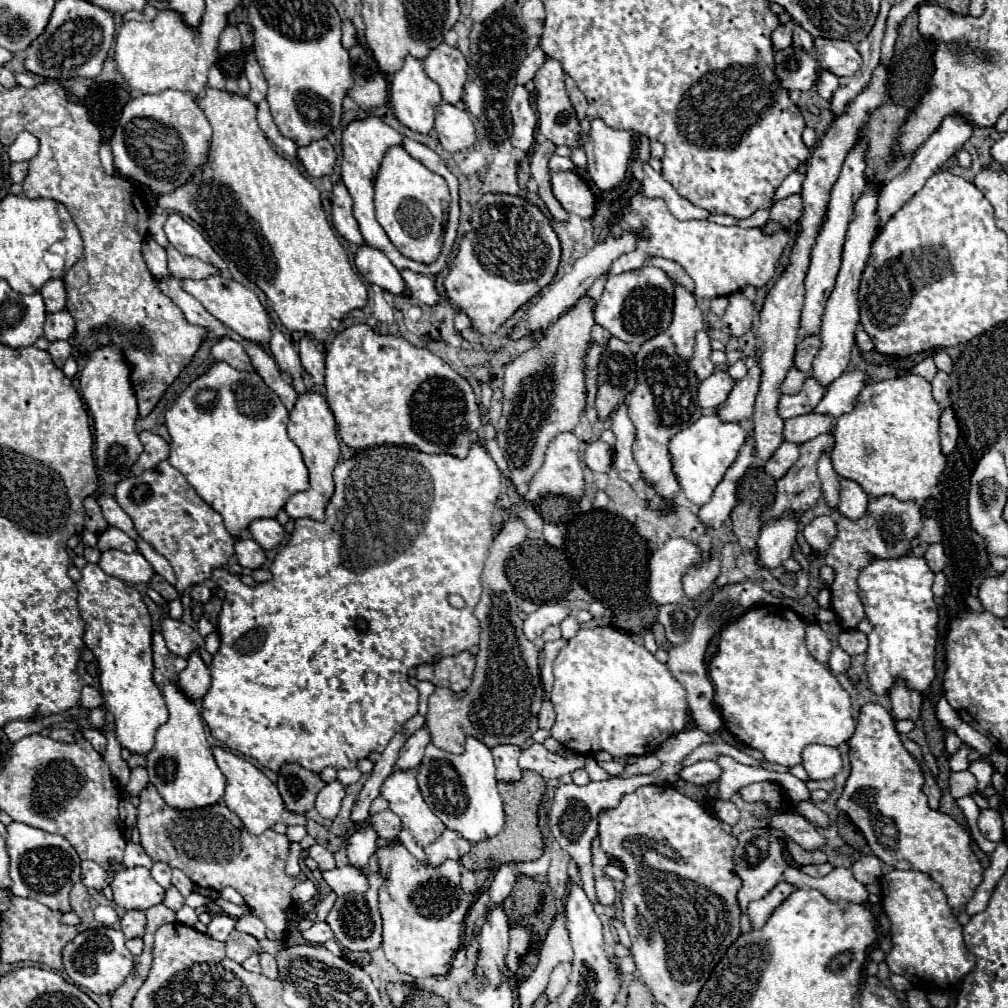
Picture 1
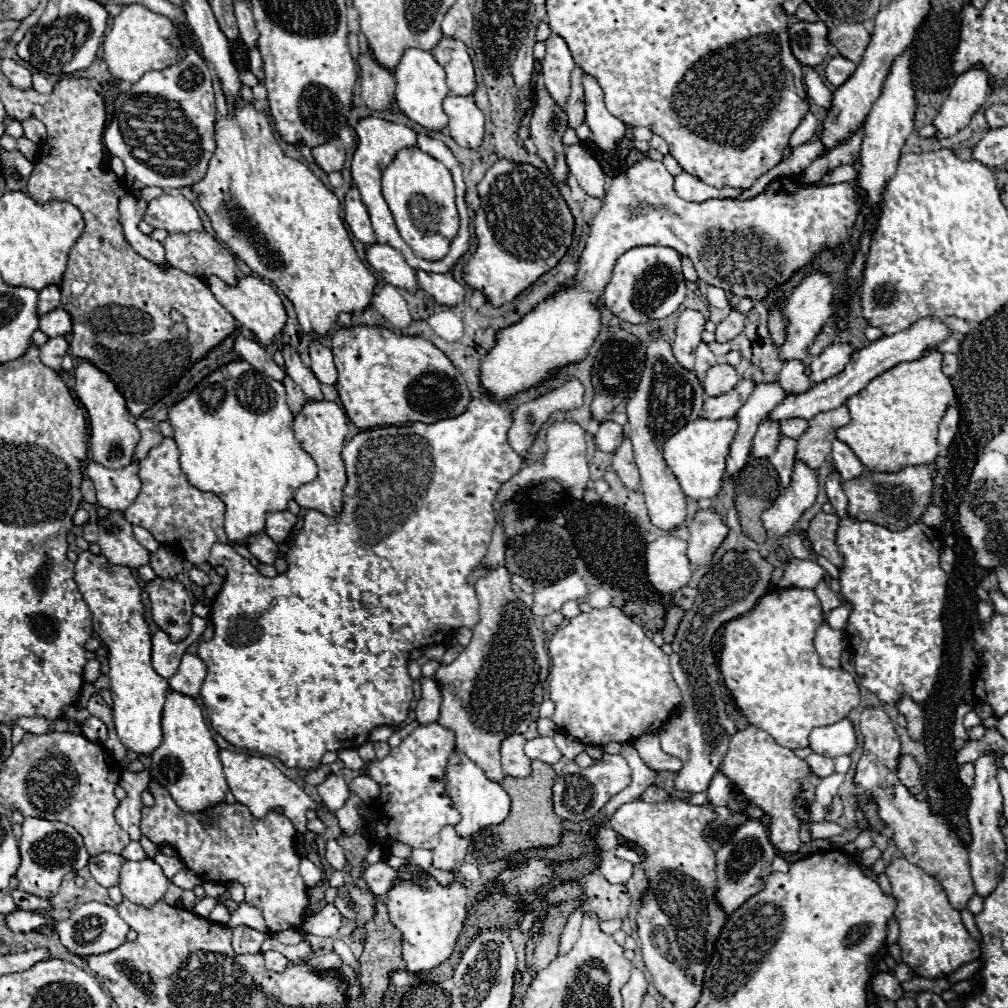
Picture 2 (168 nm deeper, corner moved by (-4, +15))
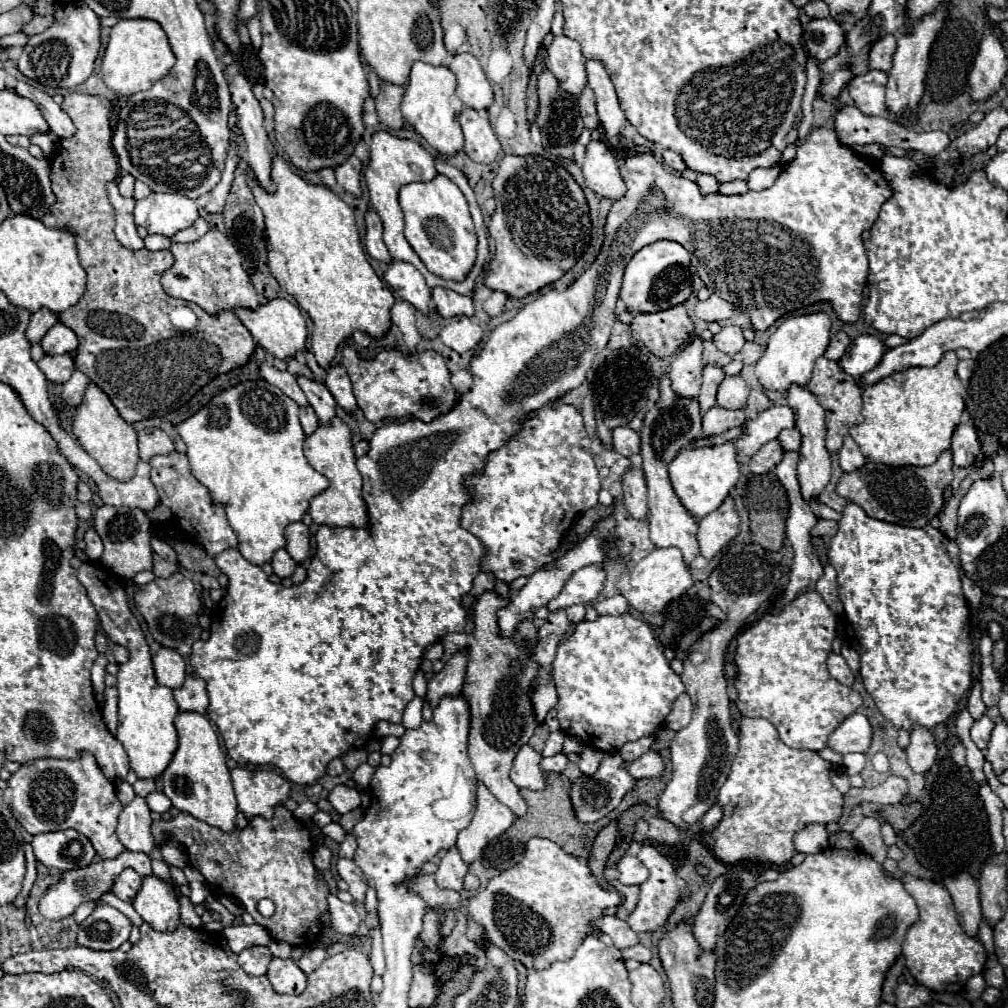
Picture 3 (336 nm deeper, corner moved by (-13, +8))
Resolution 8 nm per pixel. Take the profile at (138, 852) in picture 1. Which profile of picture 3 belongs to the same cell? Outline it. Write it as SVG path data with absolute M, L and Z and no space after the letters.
M124 851L120 853L116 859L106 859L106 861L96 861L92 863L90 867L84 867L84 869L72 869L72 871L64 871L64 877L60 879L60 883L56 887L50 887L50 891L42 897L40 901L40 913L46 917L46 919L62 919L62 917L68 917L76 911L76 907L82 903L82 901L88 901L88 899L94 899L98 901L102 893L110 891L116 875L126 869L126 867L132 867L138 875L150 875L152 869L150 869L150 857L146 853L134 853L134 851Z

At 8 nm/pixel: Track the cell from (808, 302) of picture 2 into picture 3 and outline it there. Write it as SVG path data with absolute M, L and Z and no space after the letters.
M824 311L802 315L802 317L788 317L776 333L770 337L762 359L756 363L756 377L766 389L786 391L792 383L806 385L812 377L812 369L818 357L824 355L828 341L830 341L832 321L830 315Z

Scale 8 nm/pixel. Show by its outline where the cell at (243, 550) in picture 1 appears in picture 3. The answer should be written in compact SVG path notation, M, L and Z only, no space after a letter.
M278 549L274 553L274 557L272 557L272 569L280 579L290 577L294 573L294 569L296 569L296 561L286 553L286 549Z

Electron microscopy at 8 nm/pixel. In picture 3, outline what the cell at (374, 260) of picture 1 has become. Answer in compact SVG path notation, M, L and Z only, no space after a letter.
M392 261L384 273L384 281L394 289L394 293L400 295L400 299L412 303L418 311L428 315L430 287L426 287L422 273L414 265Z

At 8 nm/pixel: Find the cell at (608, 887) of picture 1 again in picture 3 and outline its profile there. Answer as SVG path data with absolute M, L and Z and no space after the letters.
M624 855L618 861L618 871L620 871L618 881L624 885L642 885L648 879L648 869L636 857Z

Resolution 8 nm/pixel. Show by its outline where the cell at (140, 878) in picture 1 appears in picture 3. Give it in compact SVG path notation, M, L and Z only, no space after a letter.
M148 875L132 901L136 913L158 931L172 931L180 921L180 903L168 881Z

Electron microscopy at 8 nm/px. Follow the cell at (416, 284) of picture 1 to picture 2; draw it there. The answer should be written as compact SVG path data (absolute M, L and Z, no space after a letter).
M417 272L419 288L425 290L437 304L443 306L457 306L463 302L465 288L453 280L451 274L427 274Z

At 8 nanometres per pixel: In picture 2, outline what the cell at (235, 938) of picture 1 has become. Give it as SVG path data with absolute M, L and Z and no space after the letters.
M237 926L233 930L233 950L237 954L259 954L265 940L263 932L253 932L253 928Z

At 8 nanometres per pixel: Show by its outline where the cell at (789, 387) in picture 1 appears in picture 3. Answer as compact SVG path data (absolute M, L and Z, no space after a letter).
M794 385L788 389L788 405L796 413L796 427L802 433L802 447L800 447L800 463L798 463L798 481L802 487L802 497L804 501L818 499L818 495L824 491L824 487L830 481L830 453L824 447L824 435L826 435L826 425L824 425L824 411L822 405L818 403L816 395L808 391L802 385Z

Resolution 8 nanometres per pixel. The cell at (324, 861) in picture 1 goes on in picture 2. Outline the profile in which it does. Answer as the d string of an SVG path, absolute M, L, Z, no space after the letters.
M329 840L329 842L327 842L325 858L327 858L327 862L329 862L335 870L343 870L343 868L345 868L345 864L347 864L345 854L343 854L343 848L341 848L335 840Z

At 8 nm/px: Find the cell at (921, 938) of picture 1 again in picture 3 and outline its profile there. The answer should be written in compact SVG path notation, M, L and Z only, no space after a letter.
M904 875L902 883L920 909L920 917L914 925L910 925L906 941L902 945L908 971L916 981L920 981L920 985L932 991L952 991L952 993L964 991L966 981L972 975L982 973L984 969L986 963L984 945L976 937L970 937L966 935L966 931L962 931L956 919L952 897L942 885L914 875Z

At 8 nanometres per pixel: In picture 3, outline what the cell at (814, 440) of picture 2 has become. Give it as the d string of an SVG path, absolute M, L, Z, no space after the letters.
M820 357L814 365L814 373L812 373L812 379L810 383L806 385L816 397L818 397L818 403L824 407L824 413L826 413L826 449L828 453L836 453L840 447L842 447L842 441L844 441L844 435L848 435L848 431L862 423L862 387L858 385L860 377L852 377L848 373L844 373L838 365L838 361L830 361L826 357Z

